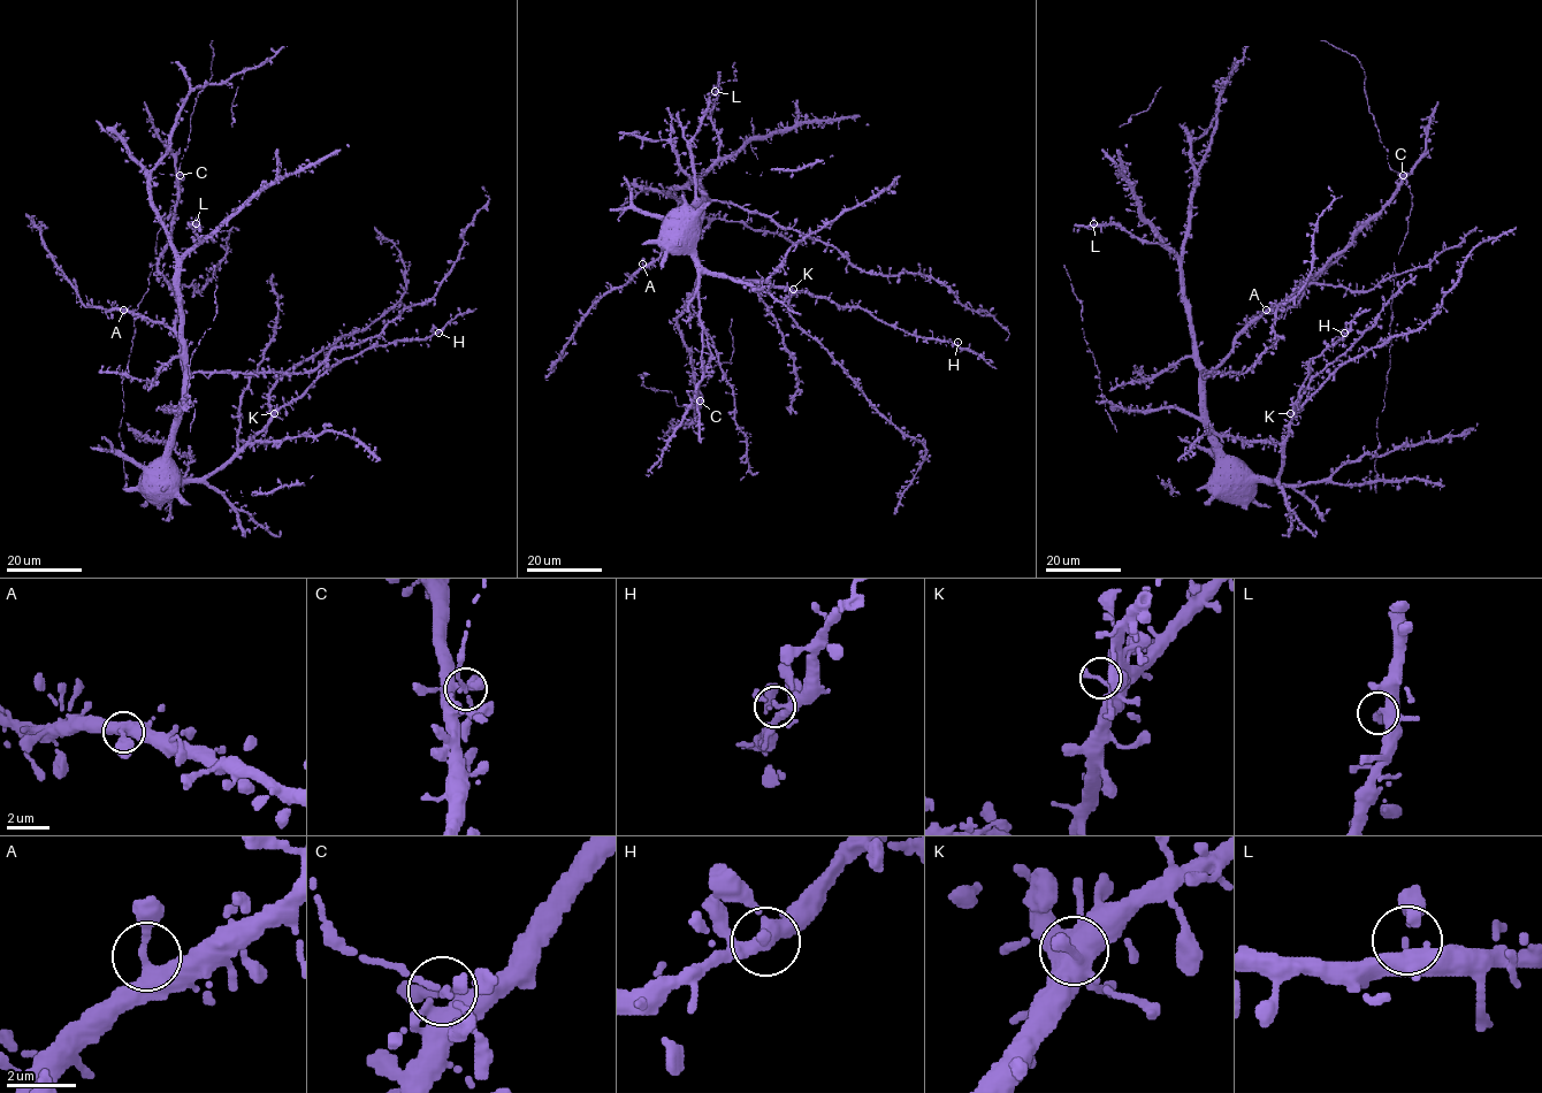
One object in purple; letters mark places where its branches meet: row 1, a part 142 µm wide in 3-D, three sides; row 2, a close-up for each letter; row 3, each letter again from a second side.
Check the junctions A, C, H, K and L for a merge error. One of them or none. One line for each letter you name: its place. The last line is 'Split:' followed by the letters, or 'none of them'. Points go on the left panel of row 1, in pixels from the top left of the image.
Split: none of them

